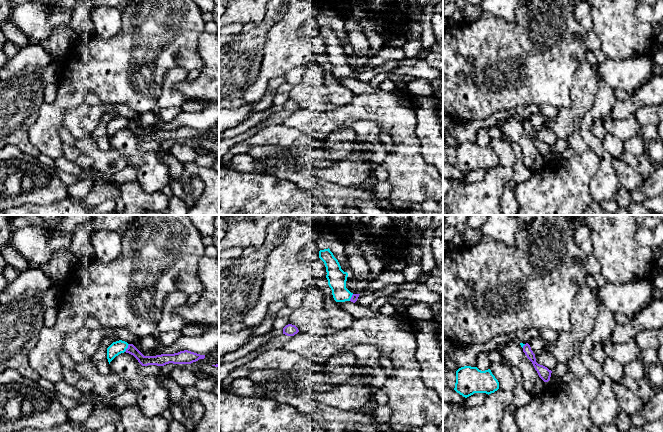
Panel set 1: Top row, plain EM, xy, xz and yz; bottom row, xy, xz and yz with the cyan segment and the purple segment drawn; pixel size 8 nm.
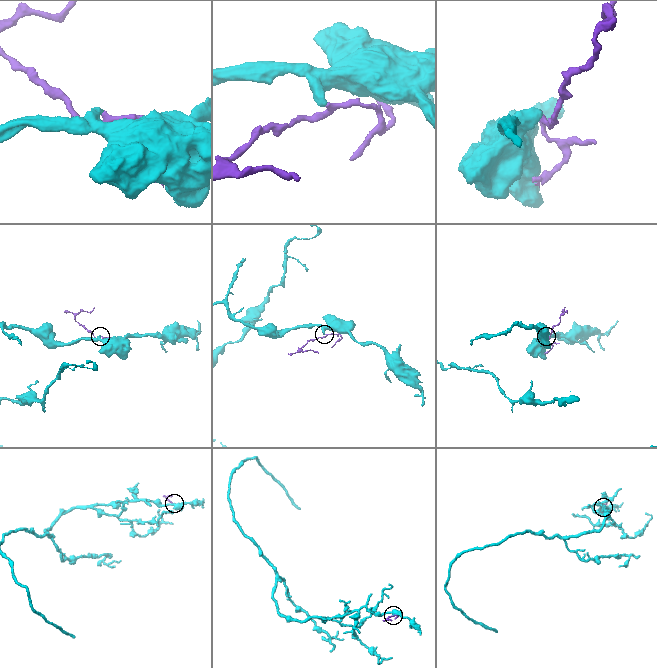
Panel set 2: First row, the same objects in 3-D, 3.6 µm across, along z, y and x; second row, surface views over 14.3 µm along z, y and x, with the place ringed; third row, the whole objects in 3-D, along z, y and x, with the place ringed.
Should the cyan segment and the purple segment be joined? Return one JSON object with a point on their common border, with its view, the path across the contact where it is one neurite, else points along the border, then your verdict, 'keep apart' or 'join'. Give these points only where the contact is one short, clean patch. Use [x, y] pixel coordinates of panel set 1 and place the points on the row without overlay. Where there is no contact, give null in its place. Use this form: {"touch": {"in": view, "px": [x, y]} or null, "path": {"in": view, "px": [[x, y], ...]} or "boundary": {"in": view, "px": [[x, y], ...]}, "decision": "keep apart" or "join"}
{"touch": {"in": "xy", "px": [127, 123]}, "boundary": {"in": "xy", "px": [[129, 120], [124, 127]]}, "decision": "keep apart"}

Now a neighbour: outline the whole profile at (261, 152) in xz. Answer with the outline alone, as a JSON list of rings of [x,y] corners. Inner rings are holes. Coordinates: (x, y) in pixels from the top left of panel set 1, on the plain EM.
[[[268,145],[263,147],[255,147],[249,151],[249,155],[256,159],[264,159],[265,157],[272,157],[280,155],[284,152],[284,148],[277,145]]]

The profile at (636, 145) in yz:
[[[640,133],[624,141],[624,150],[639,157],[643,154],[647,154],[647,142],[643,139]]]

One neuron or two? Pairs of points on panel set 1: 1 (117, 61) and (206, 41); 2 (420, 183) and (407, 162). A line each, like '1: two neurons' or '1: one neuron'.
1: two neurons
2: one neuron

